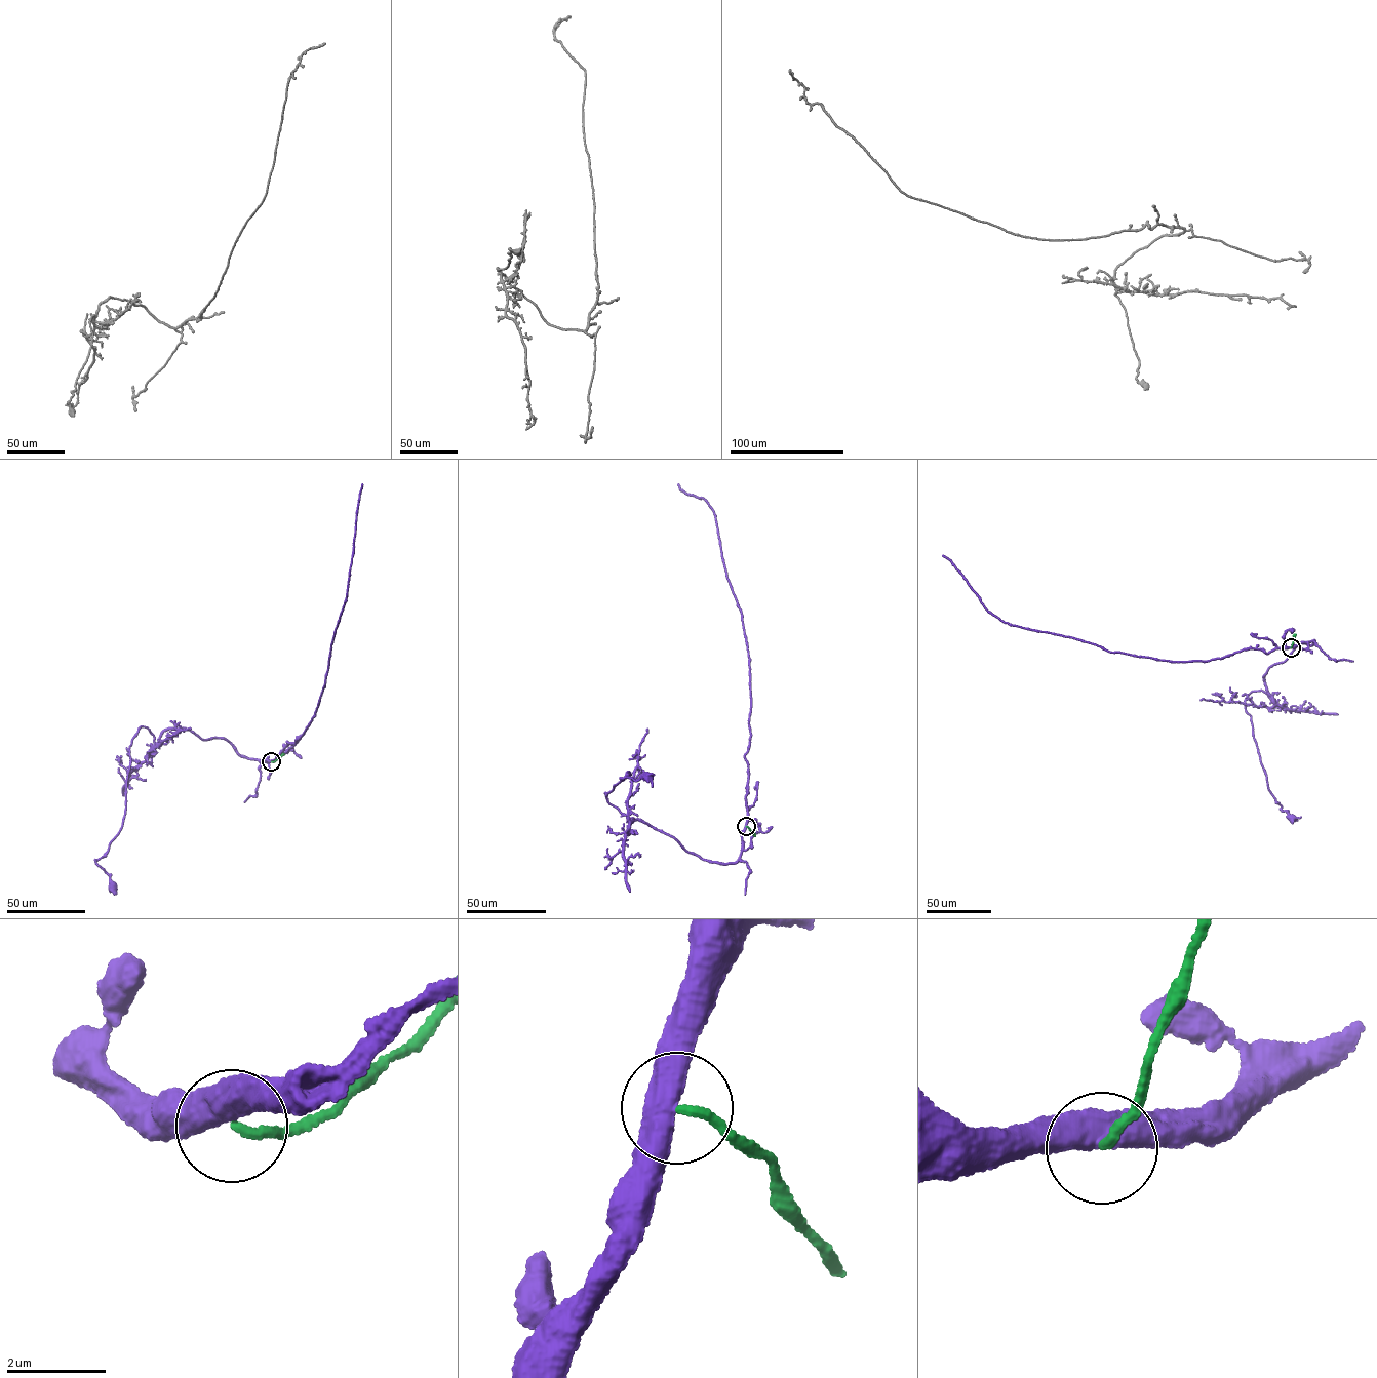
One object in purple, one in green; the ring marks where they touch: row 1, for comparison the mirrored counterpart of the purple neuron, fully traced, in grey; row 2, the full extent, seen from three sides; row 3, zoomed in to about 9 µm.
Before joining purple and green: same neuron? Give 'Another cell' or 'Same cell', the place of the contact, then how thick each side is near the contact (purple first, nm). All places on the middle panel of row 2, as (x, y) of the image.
Another cell. Place: (746, 826). Thickness 550 nm (purple) against 170 nm

